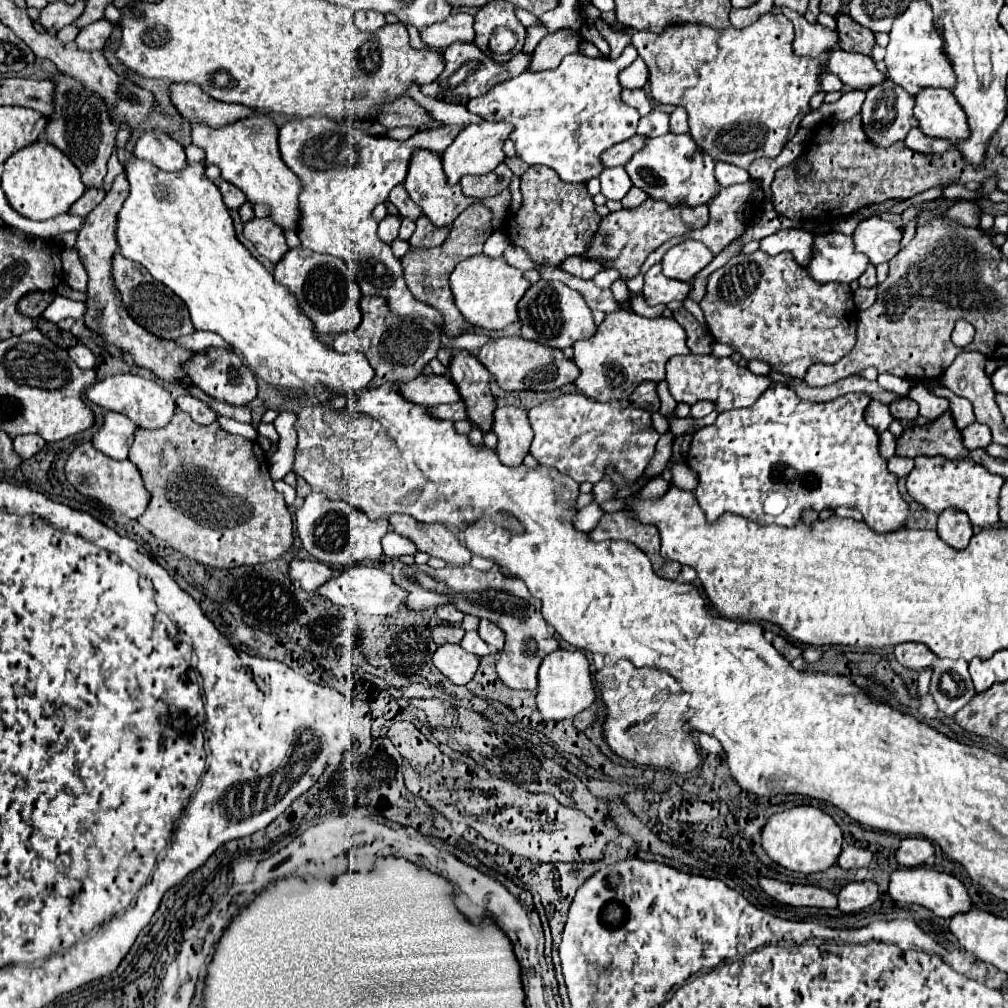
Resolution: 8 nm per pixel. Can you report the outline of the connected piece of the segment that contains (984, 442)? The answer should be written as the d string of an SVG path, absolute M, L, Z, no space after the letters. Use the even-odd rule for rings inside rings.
M972 422L964 430L960 430L960 434L962 434L964 448L970 450L970 452L976 450L976 448L986 448L992 442L990 428L986 424L980 424L980 422Z

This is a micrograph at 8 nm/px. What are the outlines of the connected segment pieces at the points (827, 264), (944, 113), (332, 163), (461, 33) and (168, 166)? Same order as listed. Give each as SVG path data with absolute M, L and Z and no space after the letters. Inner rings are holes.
M830 232L826 236L816 236L816 254L812 266L806 270L816 282L850 284L864 274L868 264L870 260L854 250L852 236Z
M922 90L920 98L916 98L914 114L920 122L920 130L930 138L942 138L952 146L958 146L970 136L966 112L958 106L950 90Z
M310 116L310 118L294 118L288 120L280 128L278 136L278 146L280 146L280 156L284 164L300 178L302 182L302 192L298 196L298 208L300 208L300 220L298 220L298 238L304 248L310 248L314 252L322 254L332 254L342 258L354 272L360 282L362 296L384 296L388 298L388 304L392 310L400 316L424 316L436 326L440 326L440 314L438 310L432 310L432 306L424 306L422 302L416 302L412 298L412 292L408 290L404 282L404 272L402 272L402 262L394 258L392 250L388 244L380 242L376 230L378 222L372 218L372 210L388 200L388 194L394 186L402 184L408 172L408 164L412 158L414 150L430 150L438 156L444 154L444 150L454 142L458 132L464 126L440 126L432 130L422 130L414 134L406 141L390 140L386 136L370 136L354 126L332 122L330 118L320 118L320 116Z
M450 14L444 22L420 28L420 38L428 48L446 50L454 42L472 42L474 18L470 14Z
M144 130L134 144L134 156L160 166L160 170L182 170L186 166L182 144L158 130Z

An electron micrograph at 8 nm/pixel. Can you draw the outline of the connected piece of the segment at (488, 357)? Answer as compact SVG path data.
M520 334L504 336L488 340L478 354L478 360L488 368L490 374L496 376L496 382L502 390L536 390L536 392L548 392L558 390L564 384L572 384L576 380L576 364L568 358L564 358L562 350L542 346L532 340L524 340Z

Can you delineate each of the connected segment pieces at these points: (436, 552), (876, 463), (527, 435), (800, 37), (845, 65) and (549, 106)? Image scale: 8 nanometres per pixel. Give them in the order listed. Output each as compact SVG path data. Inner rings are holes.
M396 514L396 518L388 518L388 522L394 532L410 538L420 552L442 558L450 566L464 566L472 558L470 550L460 544L458 536L446 526L424 526L406 514Z
M774 382L750 408L718 414L714 424L694 434L686 458L688 466L698 474L696 498L708 522L716 520L724 512L732 512L760 524L774 522L780 526L792 526L802 518L804 508L820 512L822 508L834 510L836 506L852 506L862 512L864 522L876 532L894 532L904 528L908 504L898 494L898 478L886 470L886 460L878 454L876 430L864 422L864 410L870 400L870 394L854 392L830 402L810 402L798 398L790 386ZM808 476L814 478L812 484L806 482ZM770 492L784 492L788 498L788 508L776 518L762 510Z
M516 406L496 408L492 430L498 436L498 458L504 466L520 466L532 442L532 428L528 414Z
M782 8L782 12L788 16L788 20L794 24L794 54L796 56L810 56L810 58L824 58L824 50L832 46L832 42L838 40L838 34L834 30L828 30L826 26L818 22L808 22L802 14Z
M832 50L832 58L828 58L828 72L836 74L844 84L852 88L864 88L864 86L876 86L888 80L886 74L878 72L874 66L874 60L862 54L848 54L846 50Z
M628 44L618 60L604 60L604 58L586 58L581 53L568 54L556 70L546 72L522 72L516 78L510 78L506 82L500 82L498 86L492 86L486 94L480 98L468 100L466 108L472 114L478 114L480 118L488 122L512 122L516 126L510 140L516 144L518 158L522 158L528 164L542 164L552 168L564 182L588 182L594 176L600 176L604 170L600 166L600 154L614 144L628 140L636 134L638 124L638 110L624 104L620 98L620 82L618 72L624 70L634 58L636 48Z

